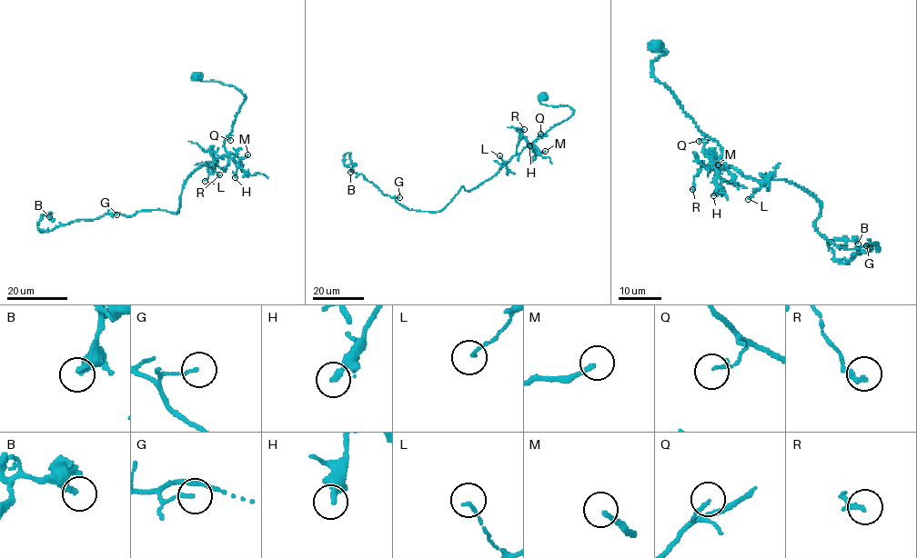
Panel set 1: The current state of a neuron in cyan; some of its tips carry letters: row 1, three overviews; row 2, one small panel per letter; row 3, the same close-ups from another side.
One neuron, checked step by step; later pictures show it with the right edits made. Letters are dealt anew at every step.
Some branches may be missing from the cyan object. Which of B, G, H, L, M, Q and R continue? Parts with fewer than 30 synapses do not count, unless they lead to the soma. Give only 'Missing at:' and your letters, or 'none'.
Missing at: none

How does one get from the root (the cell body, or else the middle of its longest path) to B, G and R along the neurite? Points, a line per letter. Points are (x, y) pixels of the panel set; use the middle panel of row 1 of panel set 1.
B: (542, 98), (573, 113), (529, 145), (522, 136), (438, 212), (403, 207), (347, 152), (350, 172)
G: (542, 98), (573, 113), (529, 145), (522, 136), (490, 178), (461, 187), (437, 212), (409, 210), (399, 197)
R: (542, 98), (541, 104), (567, 105), (573, 113), (529, 145), (521, 134), (520, 128), (524, 129)

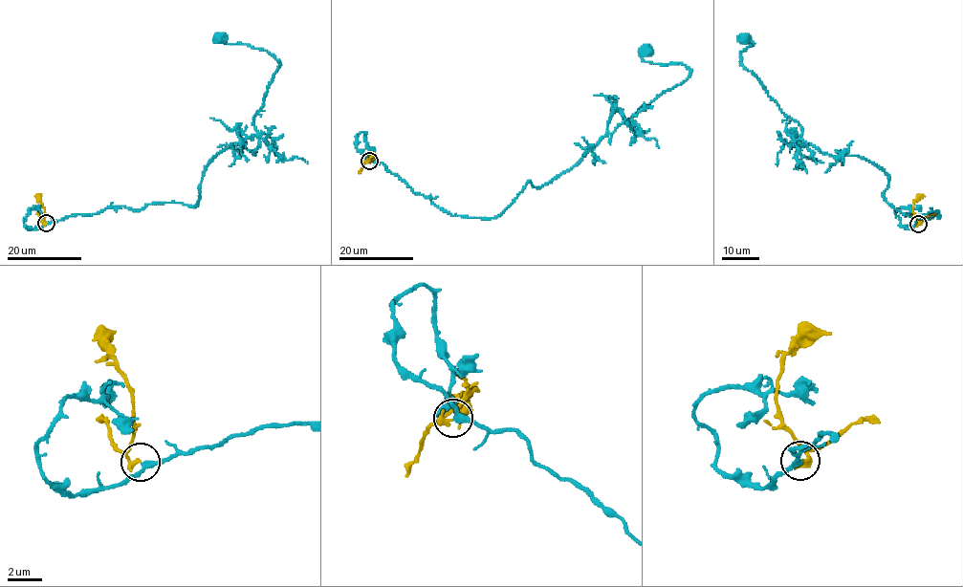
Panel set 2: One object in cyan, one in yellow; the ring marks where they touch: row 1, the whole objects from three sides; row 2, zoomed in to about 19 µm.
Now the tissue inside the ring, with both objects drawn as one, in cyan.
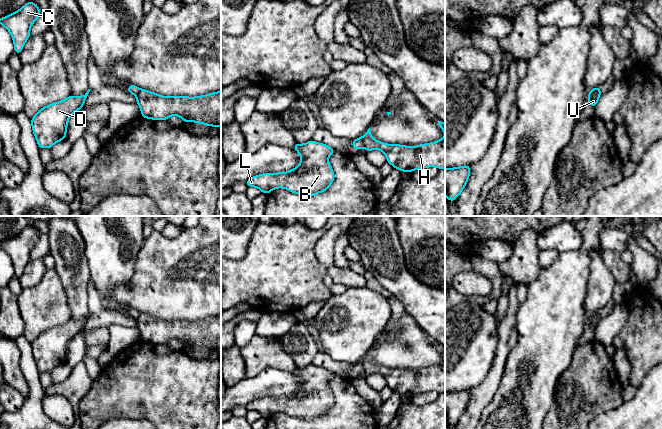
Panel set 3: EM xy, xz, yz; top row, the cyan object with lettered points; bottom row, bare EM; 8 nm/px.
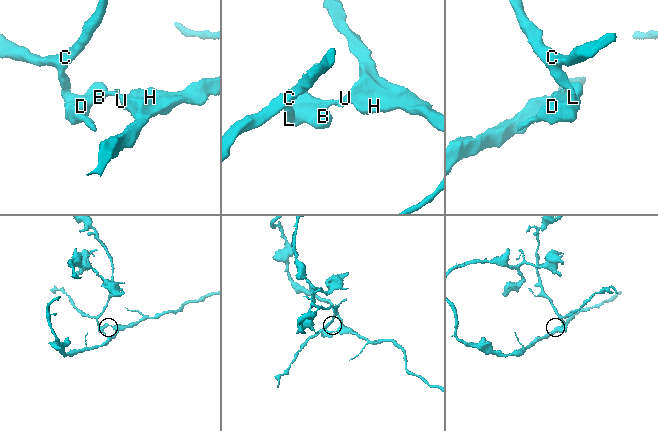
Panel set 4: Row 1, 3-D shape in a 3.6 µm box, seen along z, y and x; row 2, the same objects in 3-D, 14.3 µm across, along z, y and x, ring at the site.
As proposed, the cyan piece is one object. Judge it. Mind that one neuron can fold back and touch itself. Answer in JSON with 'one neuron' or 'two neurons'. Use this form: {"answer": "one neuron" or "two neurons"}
{"answer": "two neurons"}

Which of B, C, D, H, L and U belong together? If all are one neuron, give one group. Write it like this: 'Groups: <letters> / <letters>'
Groups: B C D L / H U

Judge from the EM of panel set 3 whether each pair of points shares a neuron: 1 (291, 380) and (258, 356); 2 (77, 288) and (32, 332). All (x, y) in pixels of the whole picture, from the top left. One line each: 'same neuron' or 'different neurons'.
1: different neurons
2: different neurons

